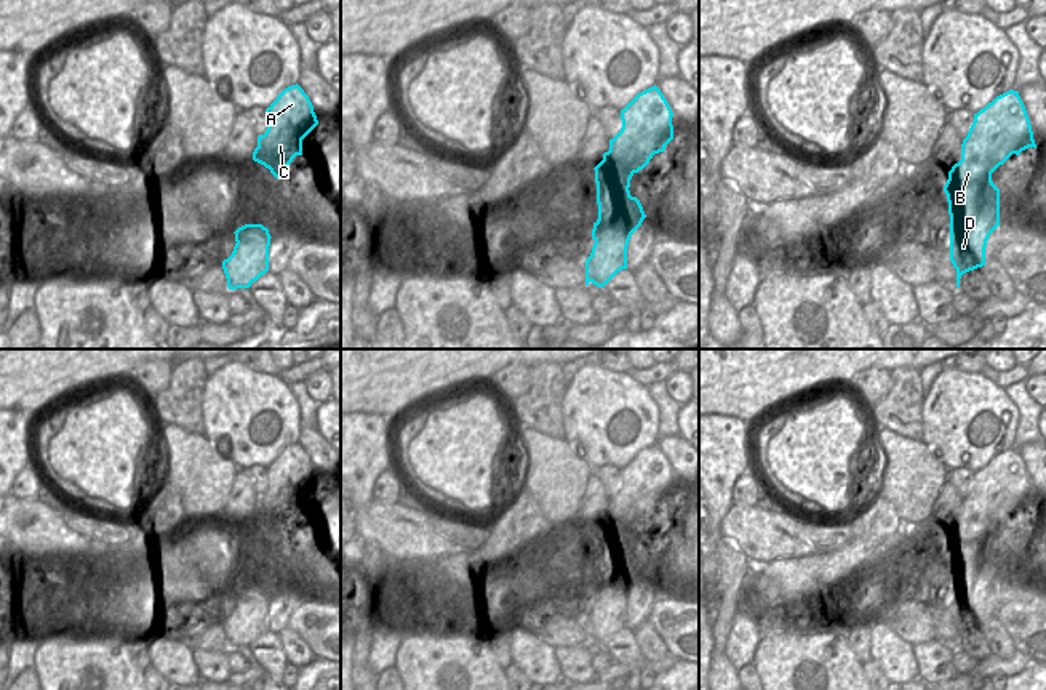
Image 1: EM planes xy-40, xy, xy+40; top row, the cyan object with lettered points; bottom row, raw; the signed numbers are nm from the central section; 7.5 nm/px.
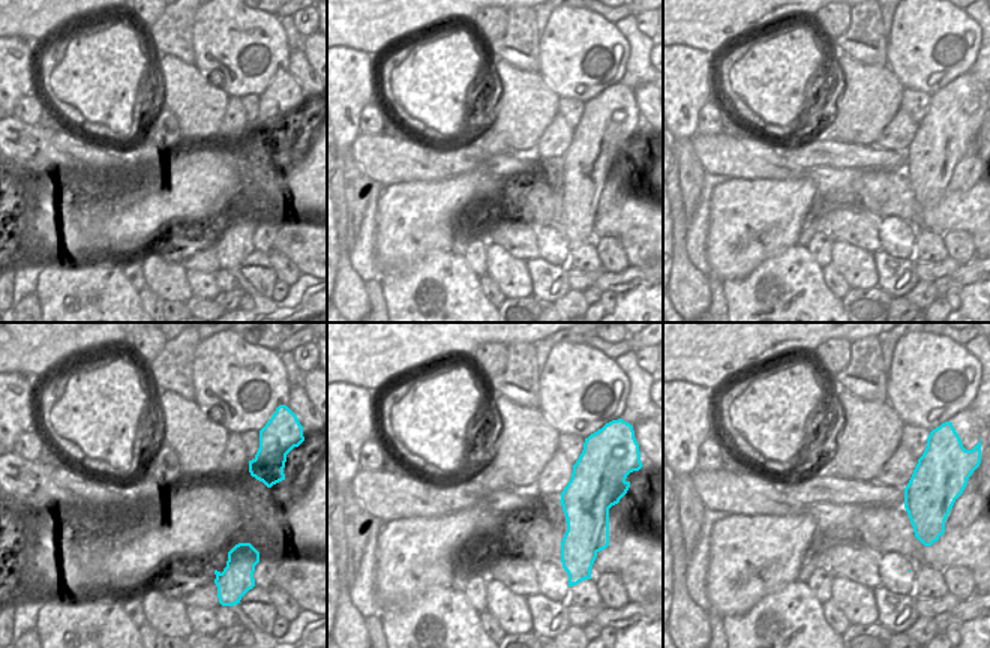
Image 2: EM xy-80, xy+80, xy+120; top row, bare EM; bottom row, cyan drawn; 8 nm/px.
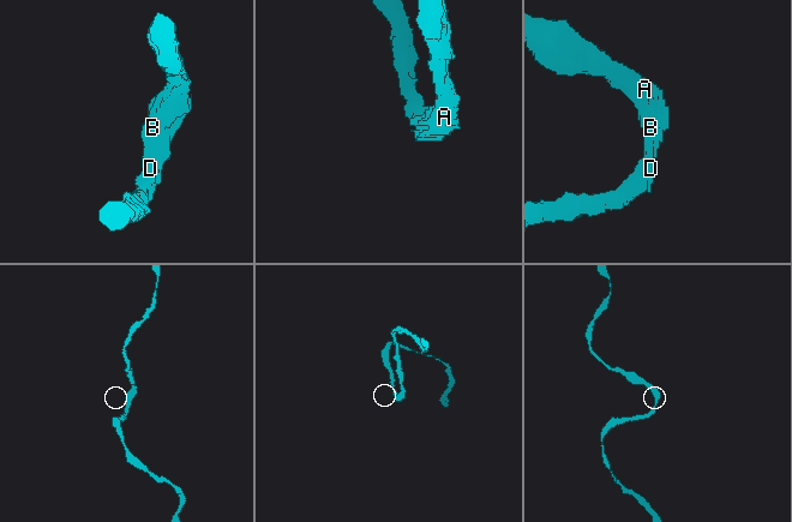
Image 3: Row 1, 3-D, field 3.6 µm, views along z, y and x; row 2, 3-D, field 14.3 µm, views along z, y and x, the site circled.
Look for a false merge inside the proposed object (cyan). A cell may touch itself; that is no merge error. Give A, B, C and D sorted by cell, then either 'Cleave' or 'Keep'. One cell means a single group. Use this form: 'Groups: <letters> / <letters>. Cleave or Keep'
Groups: A B C D. Keep

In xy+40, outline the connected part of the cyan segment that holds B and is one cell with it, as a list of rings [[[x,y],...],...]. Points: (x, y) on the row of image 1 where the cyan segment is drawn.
[[[1019,91],[996,96],[974,114],[974,122],[961,144],[961,160],[948,171],[944,192],[950,215],[950,261],[956,269],[956,287],[963,274],[985,266],[985,247],[990,234],[1000,226],[1000,189],[992,173],[1012,154],[1035,147],[1033,131]]]

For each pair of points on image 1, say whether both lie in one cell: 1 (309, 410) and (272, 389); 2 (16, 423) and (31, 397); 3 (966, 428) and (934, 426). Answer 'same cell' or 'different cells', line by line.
1: different cells
2: different cells
3: same cell

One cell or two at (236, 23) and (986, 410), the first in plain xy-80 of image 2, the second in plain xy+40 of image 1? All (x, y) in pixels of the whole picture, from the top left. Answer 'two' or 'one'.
one

